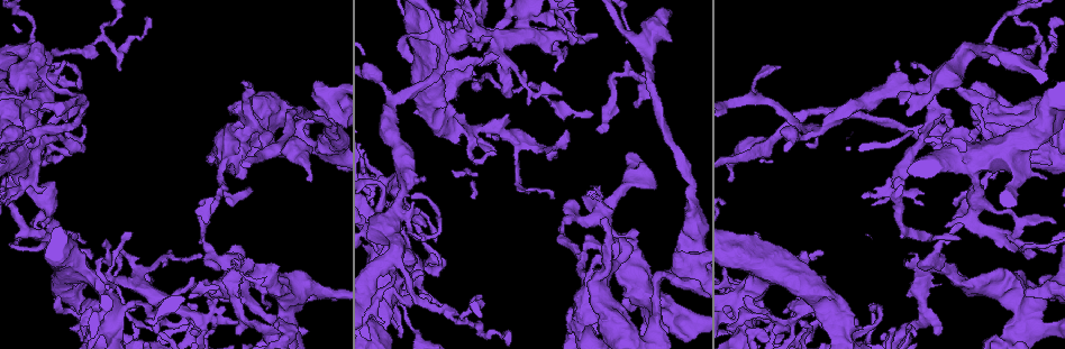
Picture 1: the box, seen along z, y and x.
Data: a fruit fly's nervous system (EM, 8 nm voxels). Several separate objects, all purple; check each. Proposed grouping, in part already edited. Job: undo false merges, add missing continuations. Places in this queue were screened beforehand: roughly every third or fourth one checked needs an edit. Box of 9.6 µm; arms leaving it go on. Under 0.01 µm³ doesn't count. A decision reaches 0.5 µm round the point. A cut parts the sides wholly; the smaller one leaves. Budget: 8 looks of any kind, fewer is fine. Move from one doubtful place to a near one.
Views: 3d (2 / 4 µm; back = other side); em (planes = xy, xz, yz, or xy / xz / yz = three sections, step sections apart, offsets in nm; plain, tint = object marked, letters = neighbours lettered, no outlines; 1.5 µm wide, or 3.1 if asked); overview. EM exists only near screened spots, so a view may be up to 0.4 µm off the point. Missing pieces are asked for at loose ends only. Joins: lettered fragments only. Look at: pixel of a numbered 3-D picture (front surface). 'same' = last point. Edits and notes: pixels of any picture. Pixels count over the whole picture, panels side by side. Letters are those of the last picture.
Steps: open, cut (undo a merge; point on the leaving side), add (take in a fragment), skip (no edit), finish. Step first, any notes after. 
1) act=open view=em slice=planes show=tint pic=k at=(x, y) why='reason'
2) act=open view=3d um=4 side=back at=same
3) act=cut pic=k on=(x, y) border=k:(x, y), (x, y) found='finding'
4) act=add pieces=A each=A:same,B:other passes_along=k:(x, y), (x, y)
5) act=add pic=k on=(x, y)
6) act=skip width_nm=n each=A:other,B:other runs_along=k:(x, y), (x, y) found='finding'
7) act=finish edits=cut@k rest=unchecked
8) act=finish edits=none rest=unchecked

act=open view=em slice=planes show=tint pic=1 at=(475, 73) why='free end'

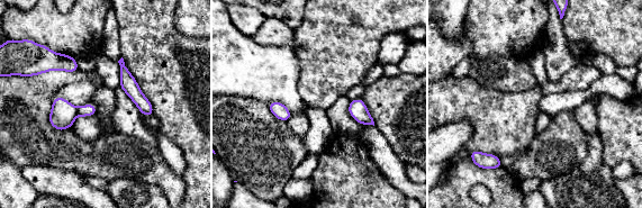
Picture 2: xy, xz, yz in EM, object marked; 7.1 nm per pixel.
act=open view=em slice=planes show=letters at=same why='what lies round it'

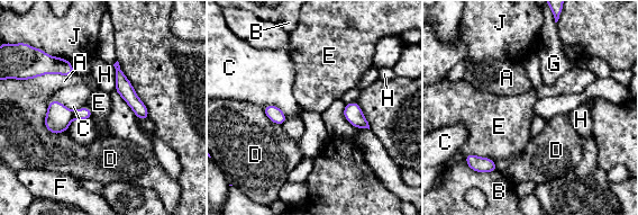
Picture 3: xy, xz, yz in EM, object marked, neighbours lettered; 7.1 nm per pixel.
act=skip each=A:other,B:other,C:other,D:other,E:other,F:other,G:other,H:other,J:other border=3:(464, 159), (475, 154), (494, 162) found='none of them fits'

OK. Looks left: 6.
act=open view=3d um=2 pic=1 at=(460, 12) why='sharp bend'

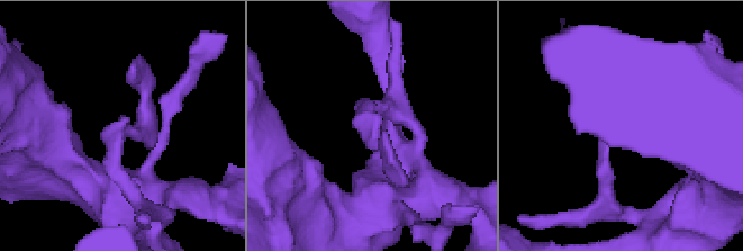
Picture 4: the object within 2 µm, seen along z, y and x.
act=open view=em slice=planes show=plain pic=4 at=(369, 123)

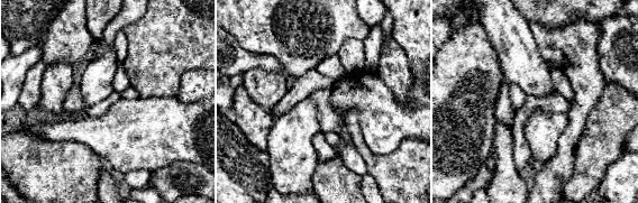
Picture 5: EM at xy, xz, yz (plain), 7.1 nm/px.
act=open view=em slice=planes show=letters at=same

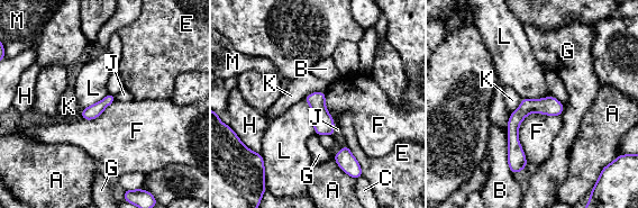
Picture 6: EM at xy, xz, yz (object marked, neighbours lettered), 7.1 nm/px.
act=skip each=A:other,B:other,C:other,E:other,F:other,G:other,H:other,J:other,K:other,L:other,M:other runs_along=6:(552, 99), (515, 120), (513, 170) found='continuous, no second neuron'

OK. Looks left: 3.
act=open view=3d um=2 pic=1 at=(977, 127) why='free end'

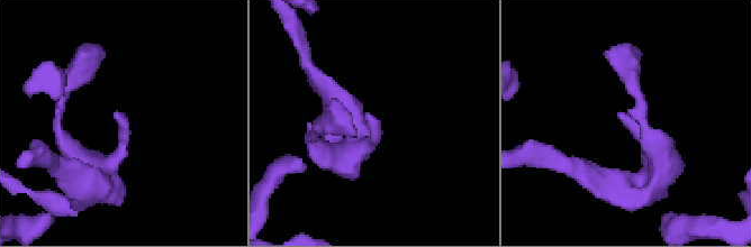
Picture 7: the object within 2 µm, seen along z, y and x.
act=open view=em slice=xy step=4 show=letters pic=7 at=(622, 114)

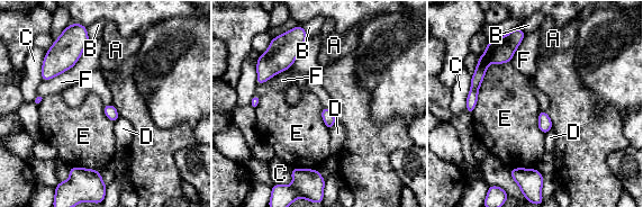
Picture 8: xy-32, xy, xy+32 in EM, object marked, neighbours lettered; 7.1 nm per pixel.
act=skip each=A:other,B:other,C:other,D:other,E:other,F:other border=8:(510, 60), (488, 65), (471, 114) found='none of them fits'

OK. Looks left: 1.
act=finish edits=none rest=unchecked

